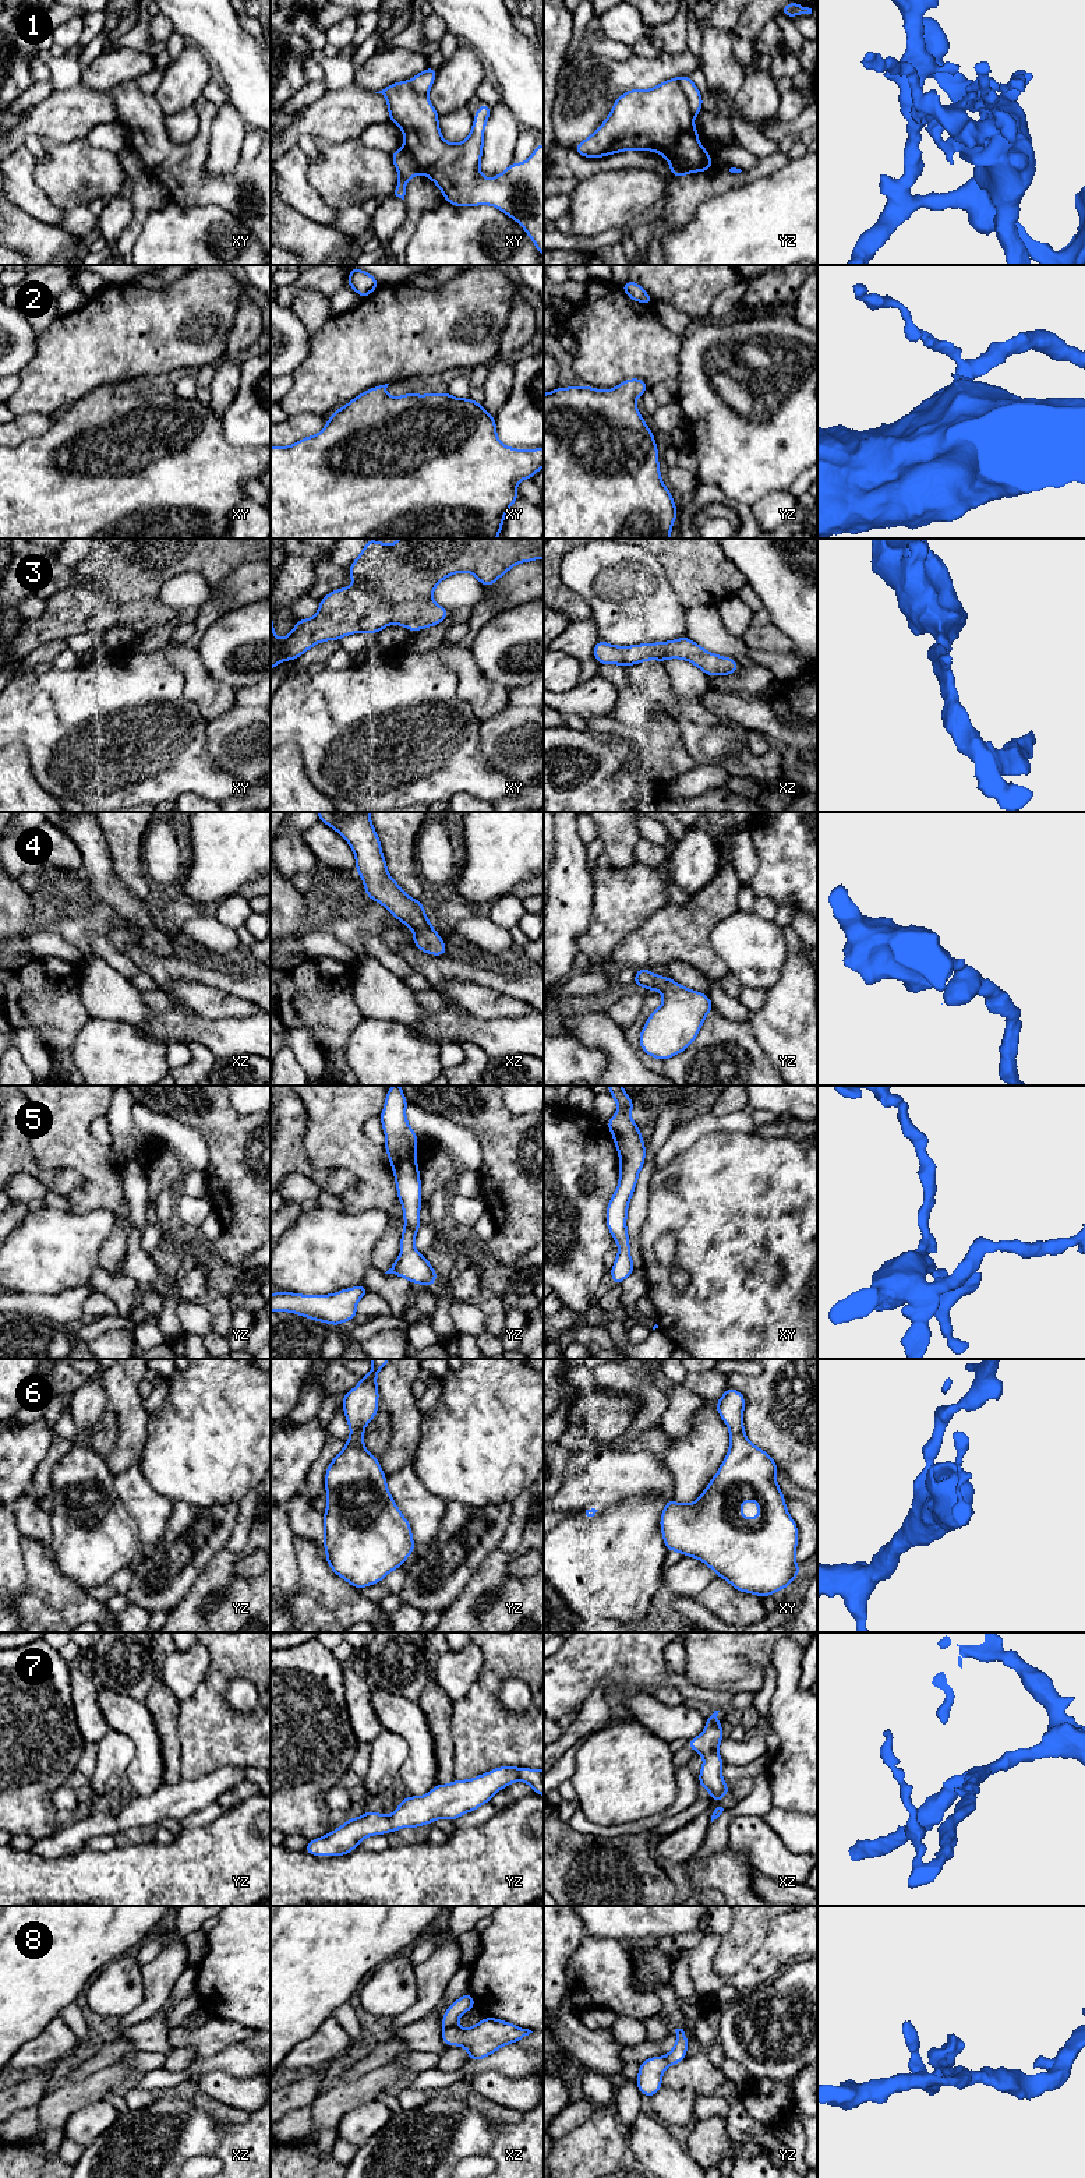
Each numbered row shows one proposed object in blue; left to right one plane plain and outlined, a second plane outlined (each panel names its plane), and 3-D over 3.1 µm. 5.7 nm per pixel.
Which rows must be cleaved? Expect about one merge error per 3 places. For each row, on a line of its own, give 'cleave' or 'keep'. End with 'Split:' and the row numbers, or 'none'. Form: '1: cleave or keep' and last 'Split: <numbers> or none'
1: cleave
2: keep
3: keep
4: keep
5: keep
6: keep
7: keep
8: cleave
Split: 1, 8

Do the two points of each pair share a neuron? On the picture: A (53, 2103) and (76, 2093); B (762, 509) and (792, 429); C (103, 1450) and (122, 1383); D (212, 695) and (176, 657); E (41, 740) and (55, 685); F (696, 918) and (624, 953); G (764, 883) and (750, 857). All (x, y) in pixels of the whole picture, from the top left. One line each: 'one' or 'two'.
A: one
B: two
C: two
D: one
E: one
F: one
G: two

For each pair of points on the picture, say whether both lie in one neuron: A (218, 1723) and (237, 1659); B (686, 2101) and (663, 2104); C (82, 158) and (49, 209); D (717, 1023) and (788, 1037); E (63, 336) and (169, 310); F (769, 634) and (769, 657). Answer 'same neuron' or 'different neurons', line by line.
A: same neuron
B: same neuron
C: different neurons
D: different neurons
E: same neuron
F: different neurons

